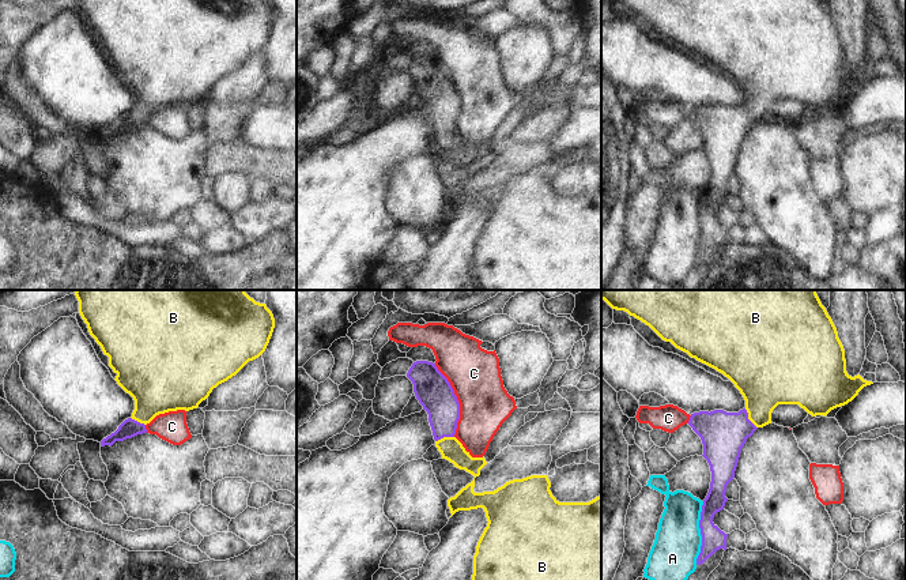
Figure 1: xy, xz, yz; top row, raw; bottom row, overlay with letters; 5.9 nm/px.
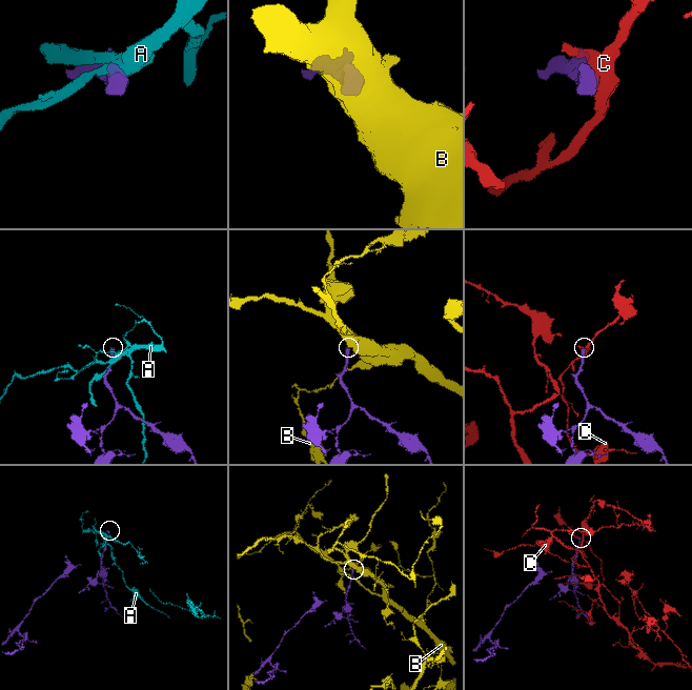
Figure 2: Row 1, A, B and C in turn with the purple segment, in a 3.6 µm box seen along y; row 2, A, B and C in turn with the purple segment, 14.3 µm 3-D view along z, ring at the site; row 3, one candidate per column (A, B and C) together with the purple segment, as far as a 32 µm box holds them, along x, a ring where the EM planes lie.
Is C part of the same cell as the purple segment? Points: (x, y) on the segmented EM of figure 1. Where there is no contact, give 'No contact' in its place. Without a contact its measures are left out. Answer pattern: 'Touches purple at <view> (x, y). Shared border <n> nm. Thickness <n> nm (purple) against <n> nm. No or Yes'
Touches purple at xz (457, 400). Shared border 440 nm. Thickness 220 nm (purple) against 300 nm. No

